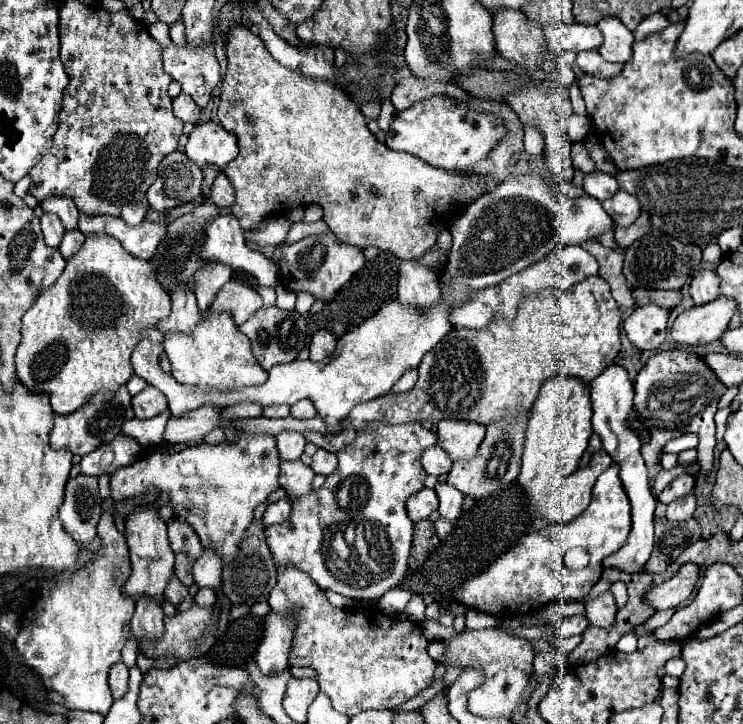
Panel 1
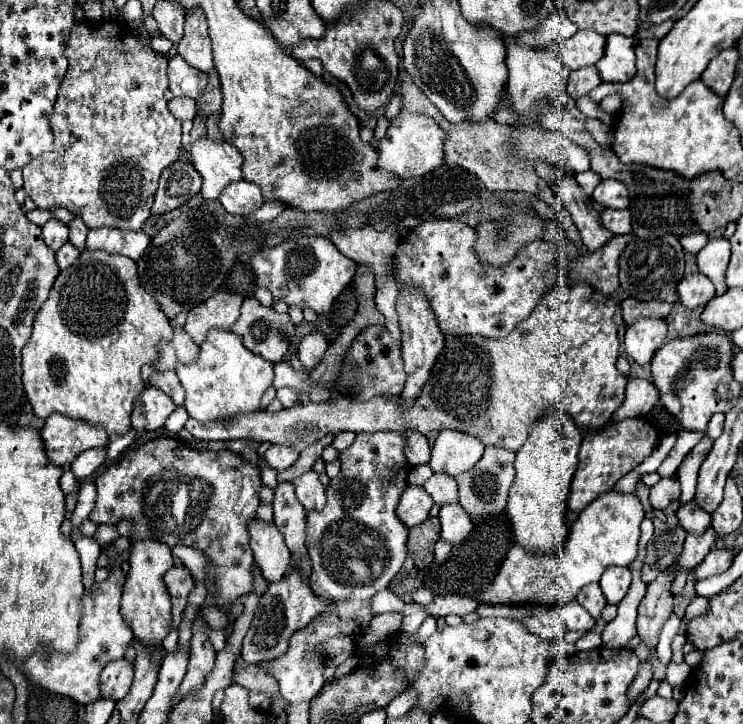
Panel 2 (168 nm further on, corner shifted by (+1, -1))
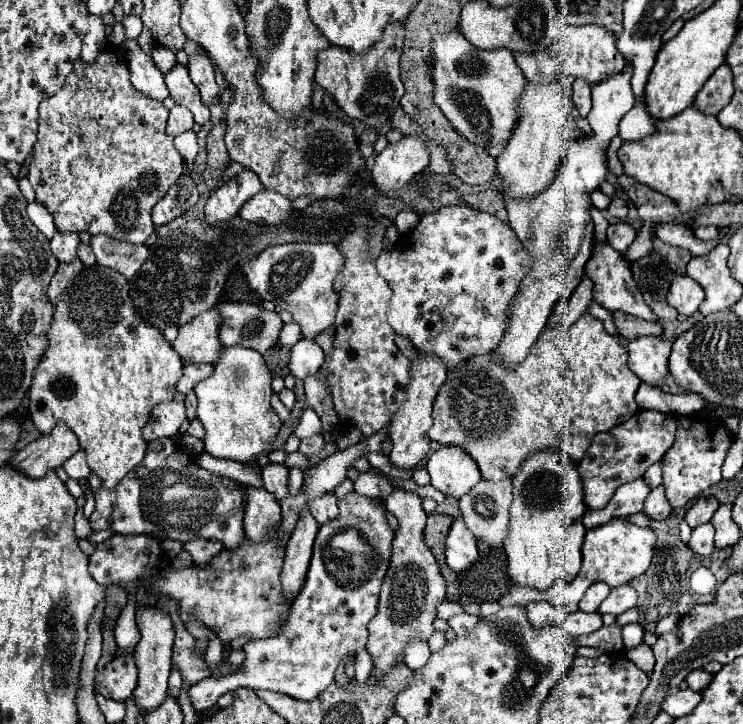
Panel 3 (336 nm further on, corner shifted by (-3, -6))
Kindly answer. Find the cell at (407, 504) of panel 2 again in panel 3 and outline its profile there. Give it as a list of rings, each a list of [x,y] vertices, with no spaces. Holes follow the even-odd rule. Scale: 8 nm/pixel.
[[[395,489],[387,497],[385,507],[399,521],[399,531],[393,541],[391,567],[381,587],[379,613],[369,623],[367,651],[373,655],[375,661],[371,677],[389,671],[389,667],[401,661],[401,649],[409,639],[413,637],[429,639],[433,635],[435,609],[439,603],[445,601],[445,579],[439,571],[433,553],[423,543],[423,529],[427,523],[427,513],[423,511],[423,497],[407,489]]]

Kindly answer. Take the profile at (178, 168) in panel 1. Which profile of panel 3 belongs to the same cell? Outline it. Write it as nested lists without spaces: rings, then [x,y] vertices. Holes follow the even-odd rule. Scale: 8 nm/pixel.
[[[181,175],[177,183],[169,187],[167,195],[153,207],[153,223],[157,227],[169,223],[175,217],[183,215],[187,209],[191,209],[197,201],[199,201],[197,181],[191,175]]]

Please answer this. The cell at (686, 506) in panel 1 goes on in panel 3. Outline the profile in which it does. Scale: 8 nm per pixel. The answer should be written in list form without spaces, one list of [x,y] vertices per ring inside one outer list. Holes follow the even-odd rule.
[[[703,523],[699,527],[693,529],[691,533],[691,539],[689,539],[689,547],[697,553],[697,555],[703,555],[703,557],[709,557],[715,547],[713,547],[713,535],[715,535],[715,529],[711,523]]]

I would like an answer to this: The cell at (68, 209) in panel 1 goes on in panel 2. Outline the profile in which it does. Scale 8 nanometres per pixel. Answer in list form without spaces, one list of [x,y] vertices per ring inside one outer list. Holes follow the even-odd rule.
[[[73,218],[69,222],[69,242],[77,246],[79,250],[85,250],[85,238],[87,238],[89,228],[81,222],[81,218]]]

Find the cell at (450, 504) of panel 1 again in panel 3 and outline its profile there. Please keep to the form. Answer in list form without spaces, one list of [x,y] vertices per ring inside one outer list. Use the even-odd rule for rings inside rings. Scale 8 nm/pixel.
[[[455,519],[449,529],[445,543],[445,557],[447,565],[453,571],[463,571],[477,559],[475,535],[465,527],[463,519]]]

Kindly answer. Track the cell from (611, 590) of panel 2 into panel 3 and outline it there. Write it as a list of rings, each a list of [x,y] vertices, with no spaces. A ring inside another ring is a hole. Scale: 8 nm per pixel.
[[[627,583],[627,585],[621,585],[621,587],[615,587],[611,589],[609,597],[601,603],[599,607],[599,613],[613,613],[613,615],[619,615],[631,607],[637,605],[637,593],[635,589]]]

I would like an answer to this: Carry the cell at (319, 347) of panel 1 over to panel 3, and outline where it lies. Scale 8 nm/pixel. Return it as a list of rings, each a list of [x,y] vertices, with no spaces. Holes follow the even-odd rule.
[[[301,339],[291,349],[291,361],[289,369],[295,377],[305,379],[309,375],[315,375],[325,361],[323,349],[313,339]]]

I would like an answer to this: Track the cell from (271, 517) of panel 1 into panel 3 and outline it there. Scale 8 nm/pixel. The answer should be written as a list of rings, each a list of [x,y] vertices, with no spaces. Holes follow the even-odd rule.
[[[291,469],[289,471],[289,483],[287,483],[287,489],[289,489],[289,495],[297,495],[301,491],[301,485],[303,485],[303,471],[301,469]]]

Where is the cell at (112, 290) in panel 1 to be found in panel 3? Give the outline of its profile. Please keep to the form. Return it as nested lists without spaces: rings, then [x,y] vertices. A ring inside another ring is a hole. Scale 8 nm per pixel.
[[[97,263],[85,267],[75,277],[73,287],[59,295],[55,305],[55,317],[47,333],[49,345],[33,373],[29,391],[31,421],[41,433],[49,433],[59,421],[67,423],[87,453],[91,471],[103,479],[103,485],[115,485],[129,469],[141,463],[147,447],[141,429],[149,421],[153,407],[175,395],[175,383],[181,377],[183,363],[165,335],[137,315],[129,297],[127,279],[109,267]]]

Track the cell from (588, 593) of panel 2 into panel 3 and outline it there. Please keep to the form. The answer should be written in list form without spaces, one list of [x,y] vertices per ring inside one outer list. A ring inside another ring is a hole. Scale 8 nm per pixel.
[[[593,583],[593,585],[587,589],[587,593],[583,595],[583,599],[581,599],[581,603],[579,603],[579,609],[585,611],[585,613],[595,613],[595,611],[599,609],[601,601],[609,595],[609,591],[611,591],[611,589],[609,589],[605,583]]]

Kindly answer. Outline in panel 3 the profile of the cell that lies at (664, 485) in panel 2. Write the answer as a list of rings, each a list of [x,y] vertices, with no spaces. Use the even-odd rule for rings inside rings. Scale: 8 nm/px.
[[[659,485],[655,487],[647,499],[645,499],[645,509],[643,509],[651,519],[667,519],[673,511],[669,499],[665,499],[665,487]]]

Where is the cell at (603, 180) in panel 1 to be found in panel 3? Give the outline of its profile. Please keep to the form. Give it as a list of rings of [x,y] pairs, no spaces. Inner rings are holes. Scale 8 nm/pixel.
[[[613,197],[611,203],[609,203],[609,207],[607,207],[607,211],[609,211],[613,217],[625,221],[625,219],[627,219],[627,213],[629,213],[629,205],[627,205],[627,201],[621,199],[621,197]]]

